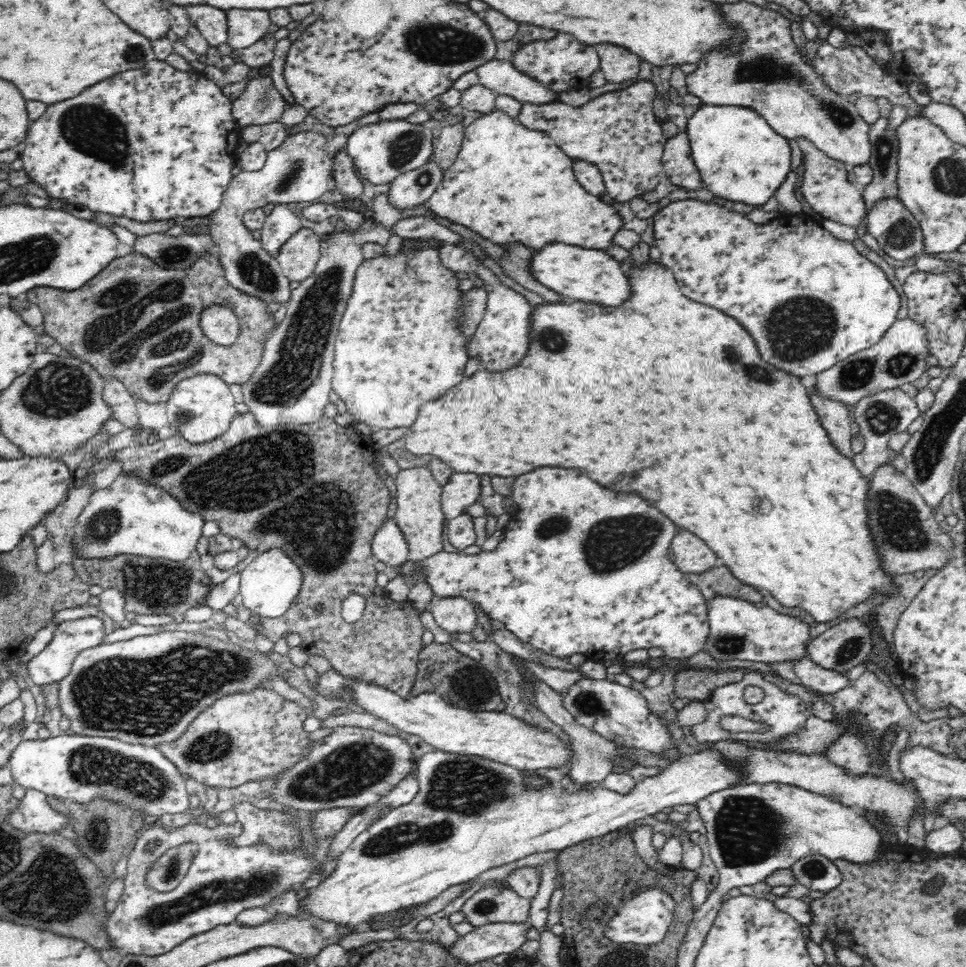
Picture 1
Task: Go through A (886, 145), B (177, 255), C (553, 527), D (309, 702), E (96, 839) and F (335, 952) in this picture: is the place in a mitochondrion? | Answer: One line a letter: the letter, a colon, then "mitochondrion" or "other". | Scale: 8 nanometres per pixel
A: mitochondrion
B: mitochondrion
C: mitochondrion
D: other
E: mitochondrion
F: other

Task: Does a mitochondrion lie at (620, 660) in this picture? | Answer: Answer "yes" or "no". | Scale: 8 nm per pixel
no

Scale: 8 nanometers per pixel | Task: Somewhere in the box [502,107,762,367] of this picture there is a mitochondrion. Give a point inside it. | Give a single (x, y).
(557, 343)

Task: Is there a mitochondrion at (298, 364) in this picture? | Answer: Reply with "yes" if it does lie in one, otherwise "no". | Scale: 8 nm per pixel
yes

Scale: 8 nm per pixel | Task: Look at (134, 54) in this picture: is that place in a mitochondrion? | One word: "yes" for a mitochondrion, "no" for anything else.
yes

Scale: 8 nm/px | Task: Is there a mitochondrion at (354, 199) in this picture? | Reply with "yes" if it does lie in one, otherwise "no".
no

